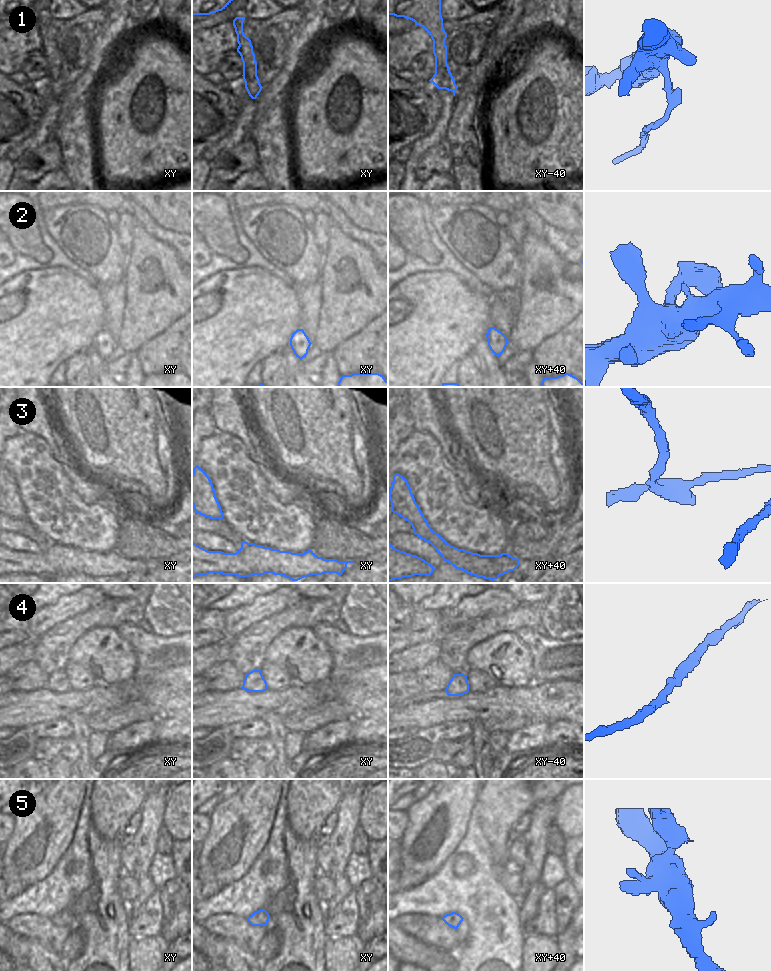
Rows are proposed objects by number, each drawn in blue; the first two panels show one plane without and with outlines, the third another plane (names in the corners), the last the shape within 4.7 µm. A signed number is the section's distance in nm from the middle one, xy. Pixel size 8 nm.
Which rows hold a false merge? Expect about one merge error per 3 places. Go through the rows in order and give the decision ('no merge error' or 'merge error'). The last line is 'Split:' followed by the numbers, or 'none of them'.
1: merge error
2: no merge error
3: merge error
4: no merge error
5: no merge error
Split: 1, 3

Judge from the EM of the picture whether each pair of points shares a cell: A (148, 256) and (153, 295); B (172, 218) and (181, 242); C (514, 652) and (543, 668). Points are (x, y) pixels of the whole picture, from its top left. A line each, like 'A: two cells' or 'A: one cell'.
A: one cell
B: two cells
C: two cells

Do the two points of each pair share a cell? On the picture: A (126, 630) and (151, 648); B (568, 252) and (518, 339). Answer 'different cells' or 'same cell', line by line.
A: same cell
B: different cells

